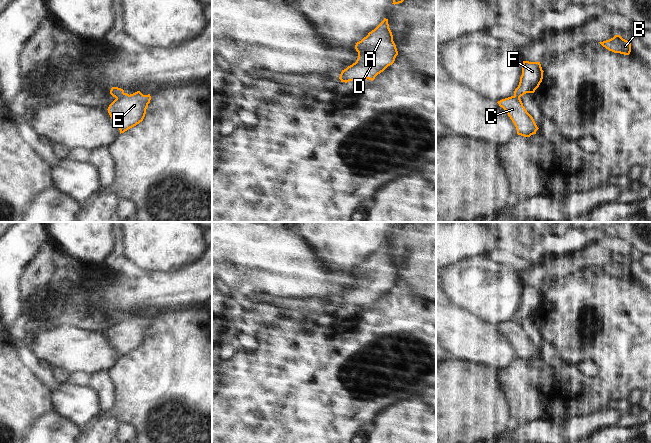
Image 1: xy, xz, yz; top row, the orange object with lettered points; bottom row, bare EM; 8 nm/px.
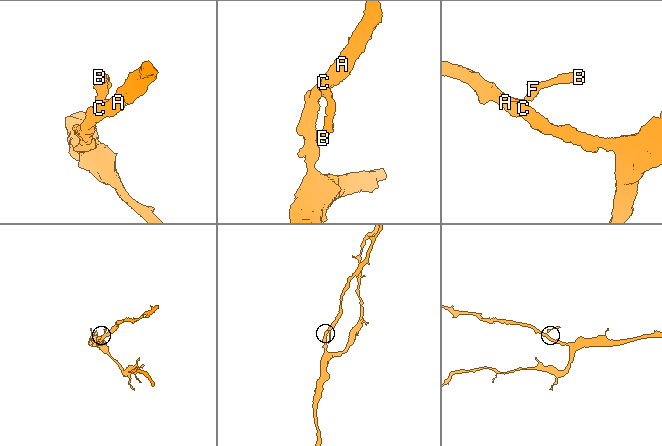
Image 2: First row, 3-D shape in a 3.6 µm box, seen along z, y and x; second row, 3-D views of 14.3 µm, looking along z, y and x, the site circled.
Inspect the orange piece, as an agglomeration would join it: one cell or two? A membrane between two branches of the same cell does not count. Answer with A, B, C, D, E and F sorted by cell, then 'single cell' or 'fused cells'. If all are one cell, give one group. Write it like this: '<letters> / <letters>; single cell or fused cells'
A C D E / B F; fused cells

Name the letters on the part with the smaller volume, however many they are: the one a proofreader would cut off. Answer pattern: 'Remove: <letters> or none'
Remove: B, F.

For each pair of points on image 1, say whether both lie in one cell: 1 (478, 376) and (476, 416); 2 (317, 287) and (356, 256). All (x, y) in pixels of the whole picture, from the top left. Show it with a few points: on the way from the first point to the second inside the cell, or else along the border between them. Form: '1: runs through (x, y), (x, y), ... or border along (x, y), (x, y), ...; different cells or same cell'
1: runs through (477, 386), (476, 406); same cell
2: border along (321, 256), (333, 267), (344, 267), (354, 270); different cells

